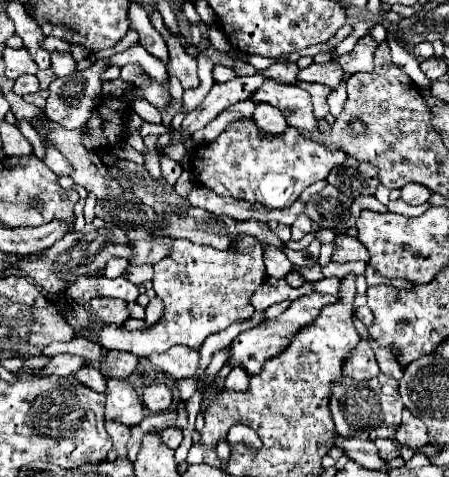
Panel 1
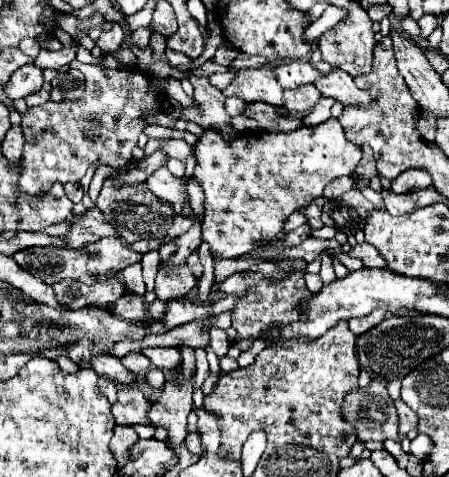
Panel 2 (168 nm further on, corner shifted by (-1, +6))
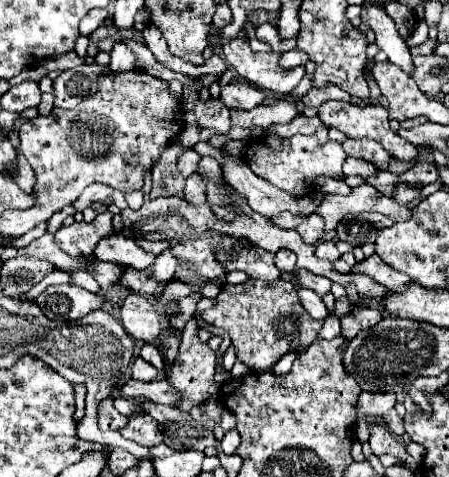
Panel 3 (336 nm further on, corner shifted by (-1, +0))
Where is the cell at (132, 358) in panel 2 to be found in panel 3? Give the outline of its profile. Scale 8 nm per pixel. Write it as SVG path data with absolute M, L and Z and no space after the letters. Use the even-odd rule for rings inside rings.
M135 358L133 366L131 366L131 376L135 380L141 380L141 382L151 382L151 380L157 378L157 370L149 362L145 362L141 358Z

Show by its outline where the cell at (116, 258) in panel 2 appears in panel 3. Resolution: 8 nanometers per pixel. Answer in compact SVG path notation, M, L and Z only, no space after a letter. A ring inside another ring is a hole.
M47 232L43 238L33 240L27 248L1 248L1 258L9 260L13 256L35 256L35 258L45 258L51 264L55 264L61 270L69 270L69 268L85 268L81 264L81 260L73 260L71 256L65 256L65 252L59 252L57 246L53 244L53 236Z

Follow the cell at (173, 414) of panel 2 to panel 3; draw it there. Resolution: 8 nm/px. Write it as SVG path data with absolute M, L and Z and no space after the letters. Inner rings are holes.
M191 318L183 328L181 368L167 378L175 388L181 388L181 392L189 396L189 404L175 404L181 410L191 410L197 402L215 396L219 390L219 384L215 382L215 350L211 350L207 342L201 342L197 332L197 318Z

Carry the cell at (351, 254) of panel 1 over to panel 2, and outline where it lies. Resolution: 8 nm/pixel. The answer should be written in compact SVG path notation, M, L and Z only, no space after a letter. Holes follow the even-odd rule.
M367 242L355 246L349 254L351 254L353 258L361 258L367 268L385 268L385 260L383 260L381 254L377 252L377 248L371 246L371 244L367 244Z

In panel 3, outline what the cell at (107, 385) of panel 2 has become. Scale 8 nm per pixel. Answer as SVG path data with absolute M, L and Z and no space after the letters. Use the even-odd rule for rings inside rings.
M107 398L99 404L99 428L101 430L119 430L123 424L127 424L129 418L119 414L115 408L113 408L113 400Z

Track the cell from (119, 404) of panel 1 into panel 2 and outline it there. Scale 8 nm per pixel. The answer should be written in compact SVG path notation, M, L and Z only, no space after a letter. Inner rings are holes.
M119 386L117 390L117 402L111 406L111 412L115 416L117 424L123 426L135 426L135 424L149 424L147 410L149 400L139 388L133 386Z

